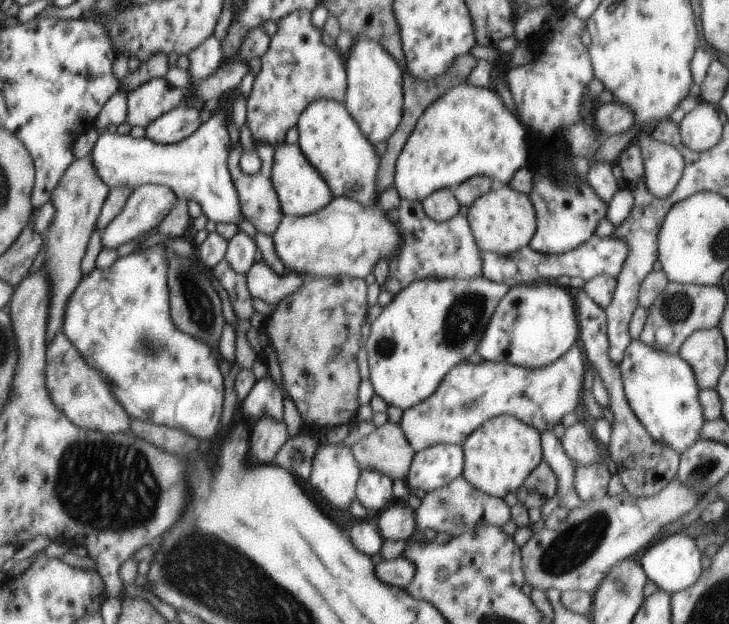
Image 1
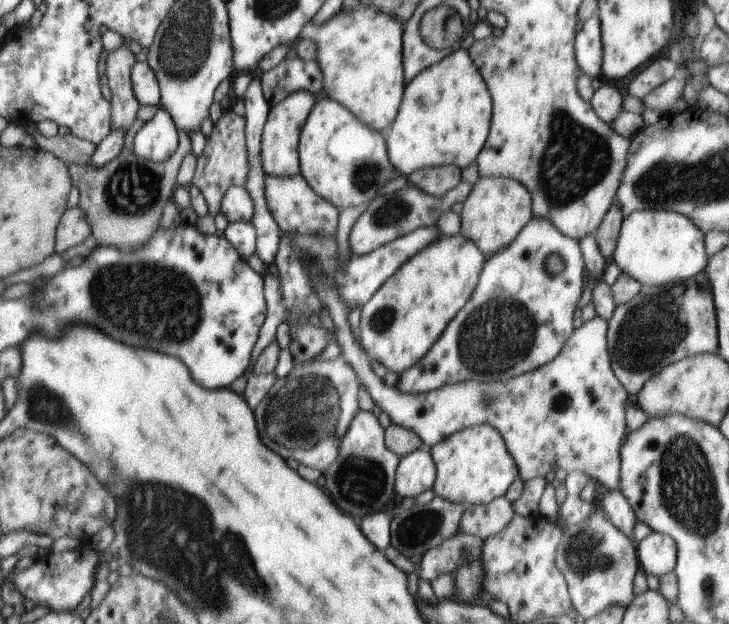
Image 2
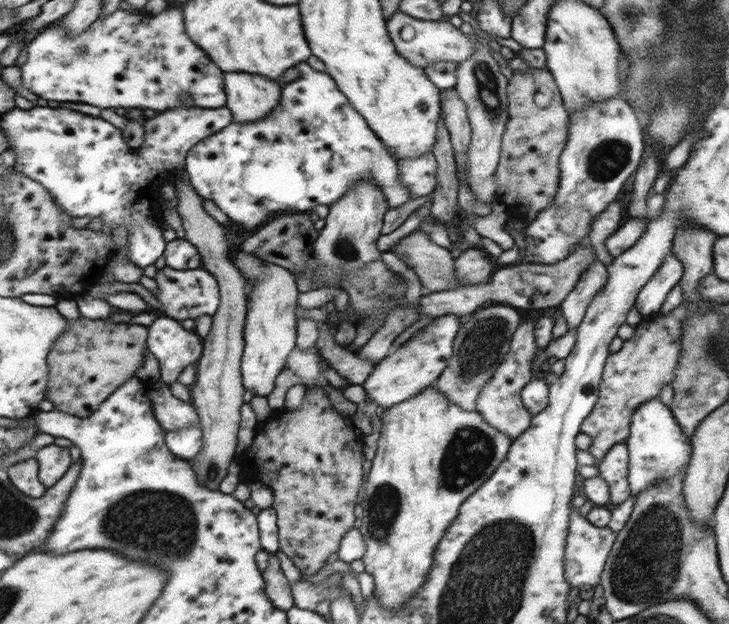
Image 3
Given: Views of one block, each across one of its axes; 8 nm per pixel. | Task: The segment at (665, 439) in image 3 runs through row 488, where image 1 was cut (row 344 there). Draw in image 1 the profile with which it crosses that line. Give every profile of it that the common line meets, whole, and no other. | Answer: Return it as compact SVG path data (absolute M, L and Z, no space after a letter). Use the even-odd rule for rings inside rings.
M632 339L619 367L628 404L656 442L672 447L680 456L702 437L701 430L706 420L698 396L700 388L688 362L678 354L665 353L640 340Z

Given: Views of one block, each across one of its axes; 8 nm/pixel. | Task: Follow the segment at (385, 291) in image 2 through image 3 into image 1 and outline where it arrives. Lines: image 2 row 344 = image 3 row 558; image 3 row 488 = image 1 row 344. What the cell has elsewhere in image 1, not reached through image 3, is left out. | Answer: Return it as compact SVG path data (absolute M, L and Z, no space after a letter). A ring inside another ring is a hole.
M486 277L412 281L386 305L365 335L370 381L388 407L405 411L428 398L445 374L477 352L486 325L510 287Z

